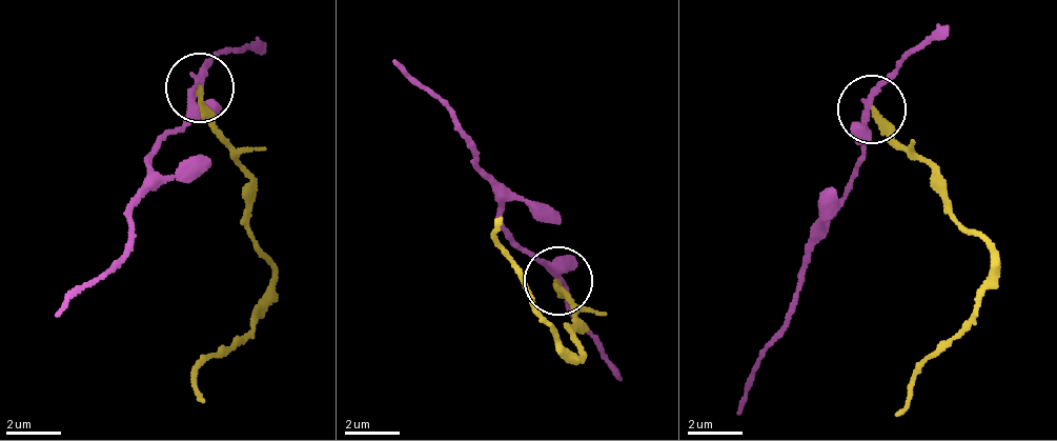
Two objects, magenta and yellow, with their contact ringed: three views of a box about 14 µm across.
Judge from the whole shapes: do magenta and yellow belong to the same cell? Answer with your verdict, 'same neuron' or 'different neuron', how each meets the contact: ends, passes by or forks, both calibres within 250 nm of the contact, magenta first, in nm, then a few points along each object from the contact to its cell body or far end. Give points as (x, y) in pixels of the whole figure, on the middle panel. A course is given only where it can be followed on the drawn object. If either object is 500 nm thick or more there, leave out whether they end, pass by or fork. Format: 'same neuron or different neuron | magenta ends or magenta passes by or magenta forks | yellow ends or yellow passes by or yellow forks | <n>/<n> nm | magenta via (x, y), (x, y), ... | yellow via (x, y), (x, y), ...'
different neuron | magenta passes by | yellow ends | 200/200 nm | magenta via (560, 279), (506, 227), (499, 197), (483, 180), (470, 142), (395, 58) | yellow via (560, 279), (555, 292), (581, 323), (573, 325), (577, 358), (564, 346), (496, 243), (503, 218)

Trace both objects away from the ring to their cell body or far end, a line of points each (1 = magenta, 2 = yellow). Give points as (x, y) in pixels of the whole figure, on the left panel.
1: (201, 85), (185, 124), (154, 151), (150, 185), (134, 195), (130, 256), (57, 313)
2: (201, 85), (204, 118), (246, 175), (249, 219), (271, 277), (264, 317), (195, 368), (205, 403)

